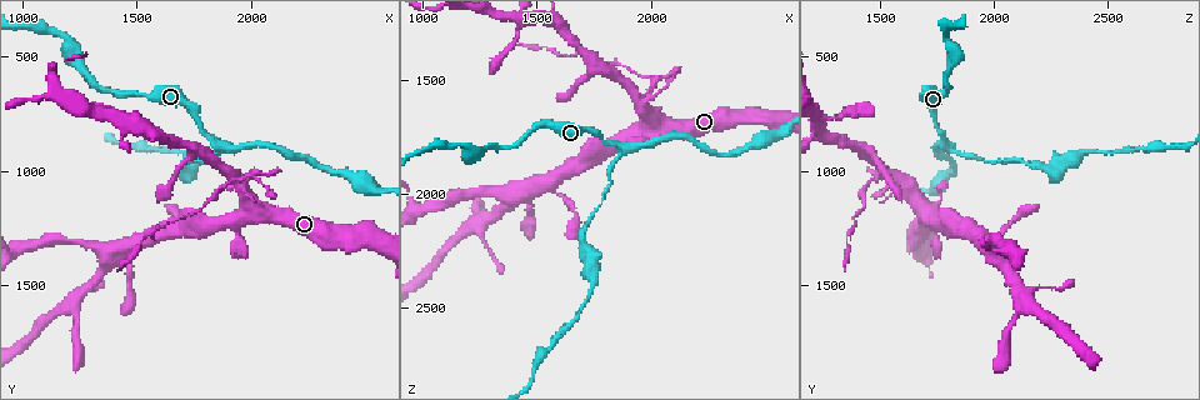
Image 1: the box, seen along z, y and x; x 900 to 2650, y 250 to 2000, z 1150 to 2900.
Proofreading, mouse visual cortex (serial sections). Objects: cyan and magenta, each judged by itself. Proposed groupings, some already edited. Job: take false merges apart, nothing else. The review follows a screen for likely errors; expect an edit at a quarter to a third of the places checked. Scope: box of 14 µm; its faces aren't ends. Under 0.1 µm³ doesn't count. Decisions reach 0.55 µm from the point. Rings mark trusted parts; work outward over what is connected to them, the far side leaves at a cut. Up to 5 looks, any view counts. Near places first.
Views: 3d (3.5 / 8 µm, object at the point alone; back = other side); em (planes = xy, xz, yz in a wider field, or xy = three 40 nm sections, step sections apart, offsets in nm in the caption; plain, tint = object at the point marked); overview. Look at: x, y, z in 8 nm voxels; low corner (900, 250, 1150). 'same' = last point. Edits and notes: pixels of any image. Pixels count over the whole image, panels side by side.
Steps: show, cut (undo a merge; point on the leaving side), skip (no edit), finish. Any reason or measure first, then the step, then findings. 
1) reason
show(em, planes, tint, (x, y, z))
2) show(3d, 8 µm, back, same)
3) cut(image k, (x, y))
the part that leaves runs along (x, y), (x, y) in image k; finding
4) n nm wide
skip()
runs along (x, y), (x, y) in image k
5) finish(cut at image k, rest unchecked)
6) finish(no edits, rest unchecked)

show(3d, 3.5 µm, (1870, 900, 1780))

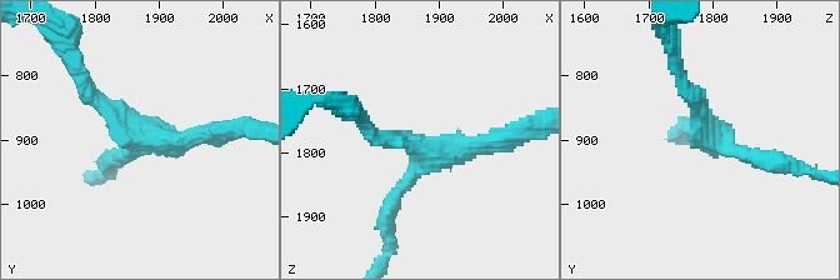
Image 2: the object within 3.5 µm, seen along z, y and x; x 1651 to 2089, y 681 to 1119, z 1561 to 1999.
3 arms; arms of 200, 200, 250 nm
show(em, planes, tint, (1860, 895, 1790))

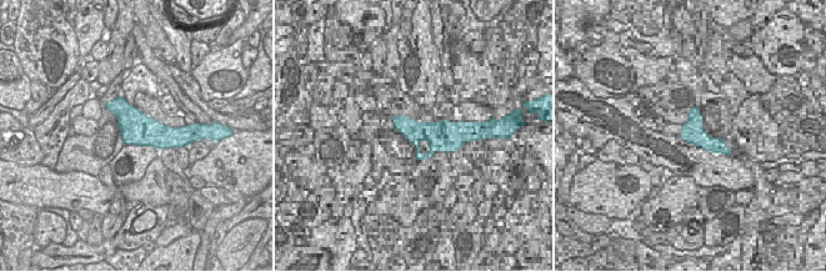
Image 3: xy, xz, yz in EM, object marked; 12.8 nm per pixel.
skip()
runs along (681, 83), (708, 140), (775, 163) in image 2; continuous, no second cell

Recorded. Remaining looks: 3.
small branch off a trunk
show(3d, 8 µm, (1390, 1400, 2030))

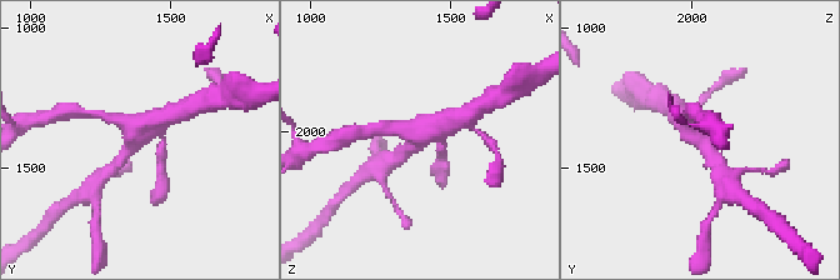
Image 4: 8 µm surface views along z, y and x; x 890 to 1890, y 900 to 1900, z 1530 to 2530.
show(3d, 3.5 µm, (1380, 1400, 2030))

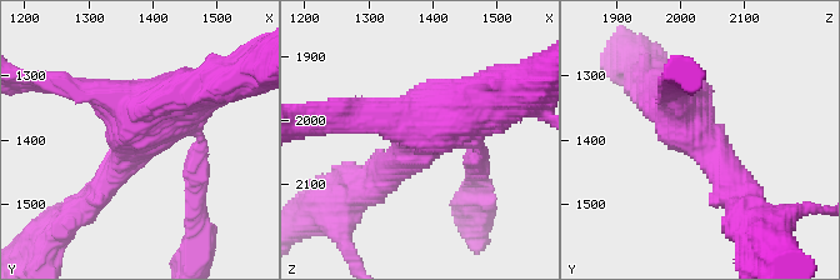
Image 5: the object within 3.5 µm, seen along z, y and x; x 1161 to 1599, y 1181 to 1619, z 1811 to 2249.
skip()
runs along (214, 85), (164, 100), (106, 178) in image 5; continuous, no second cell

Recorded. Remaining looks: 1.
finish(no edits, rest unchecked)

